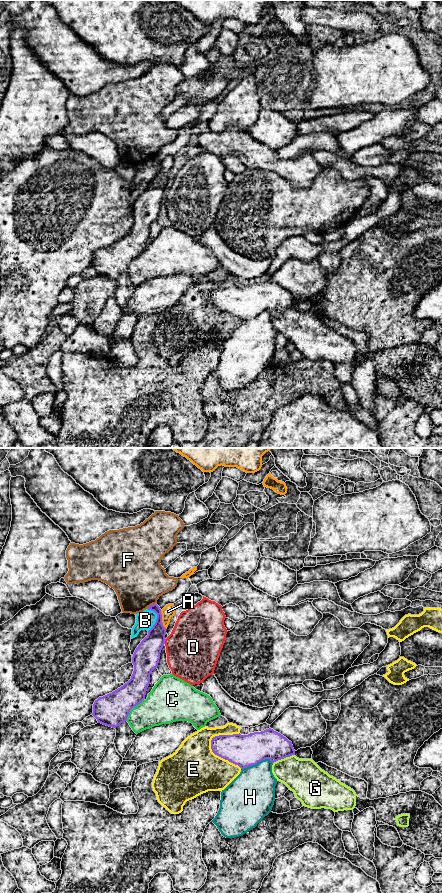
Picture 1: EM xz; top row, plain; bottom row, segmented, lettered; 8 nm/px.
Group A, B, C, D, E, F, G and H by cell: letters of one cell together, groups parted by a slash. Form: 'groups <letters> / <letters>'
groups A / B / C / D / E / F / G / H

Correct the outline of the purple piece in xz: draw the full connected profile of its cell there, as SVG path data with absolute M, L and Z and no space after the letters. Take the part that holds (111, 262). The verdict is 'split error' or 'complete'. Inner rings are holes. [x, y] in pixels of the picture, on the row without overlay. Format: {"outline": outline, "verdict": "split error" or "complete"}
{"outline": "M157 156L147 160L157 166L153 179L136 200L131 231L117 242L99 249L93 256L92 267L98 275L115 280L127 273L130 262L140 256L150 236L150 226L157 220L165 196L166 180L162 175L161 161Z", "verdict": "complete"}

